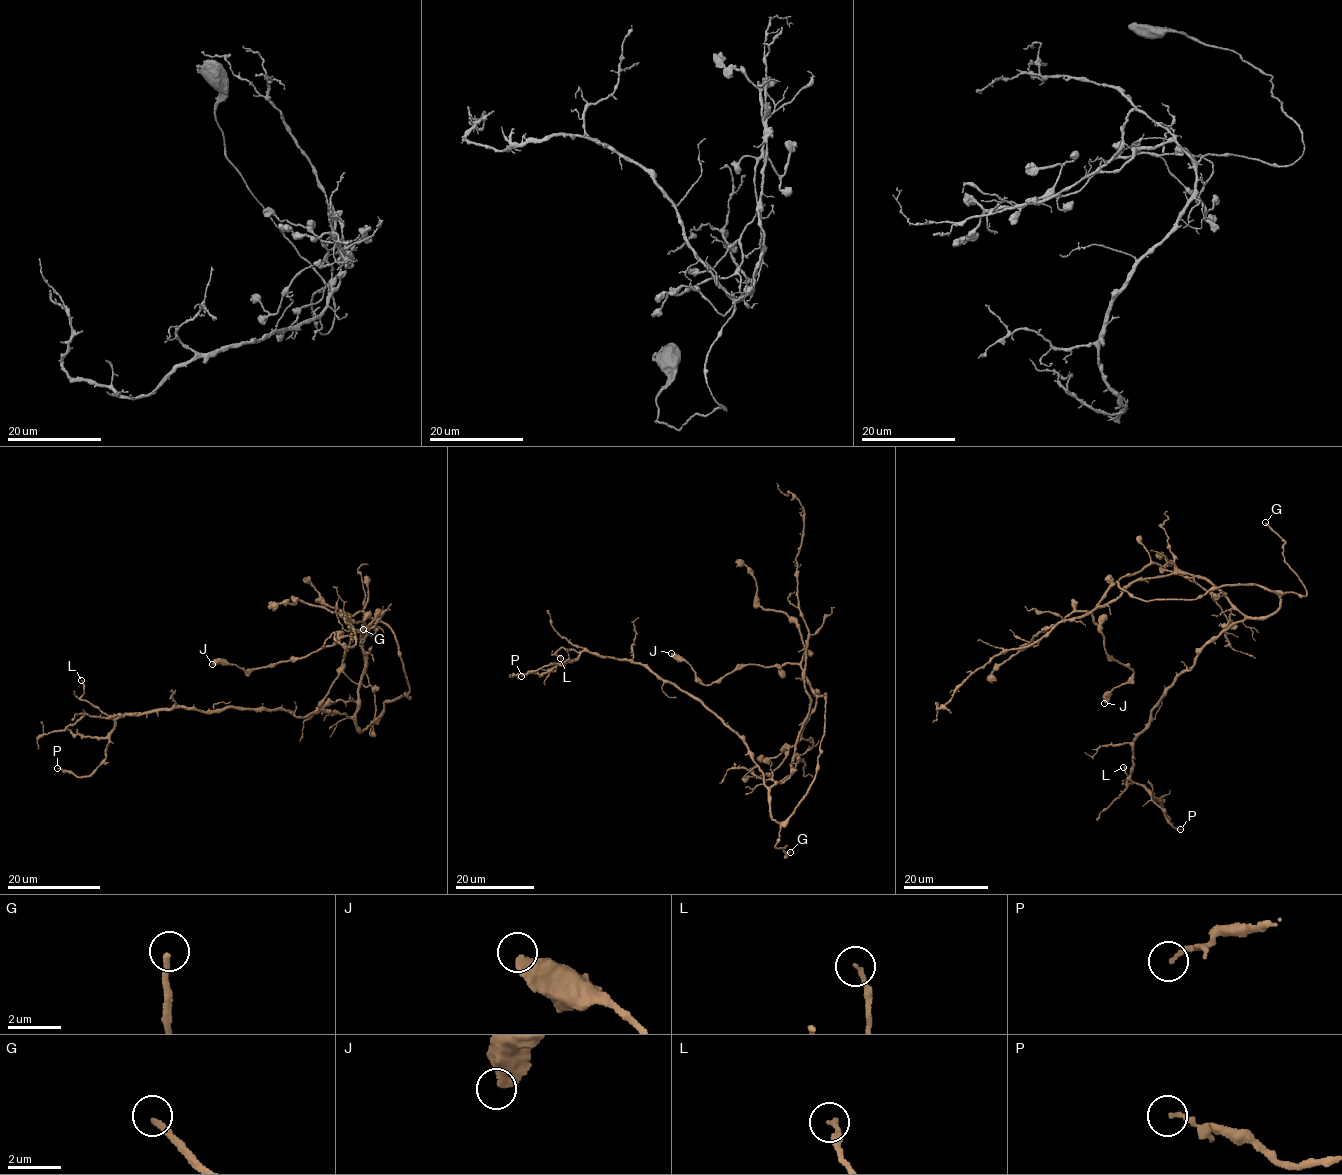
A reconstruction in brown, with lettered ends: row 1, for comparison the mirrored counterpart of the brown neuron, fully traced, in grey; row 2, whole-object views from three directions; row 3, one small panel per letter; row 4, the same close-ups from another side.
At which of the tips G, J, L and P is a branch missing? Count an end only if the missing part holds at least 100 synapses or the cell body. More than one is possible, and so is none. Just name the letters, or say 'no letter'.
G

